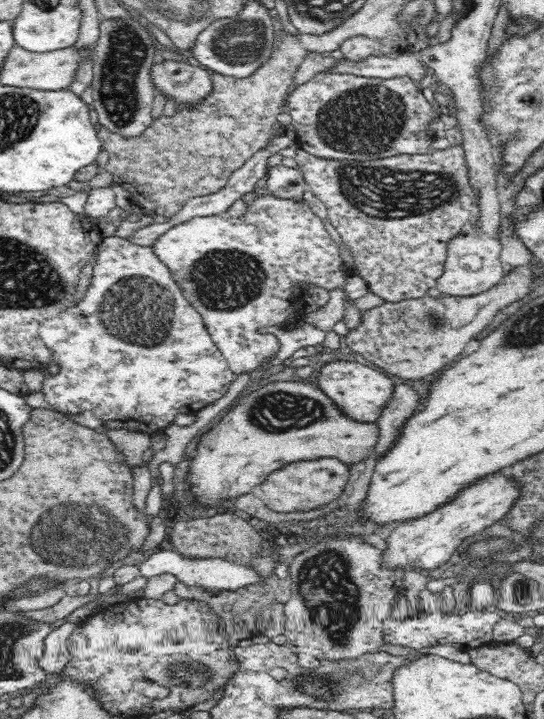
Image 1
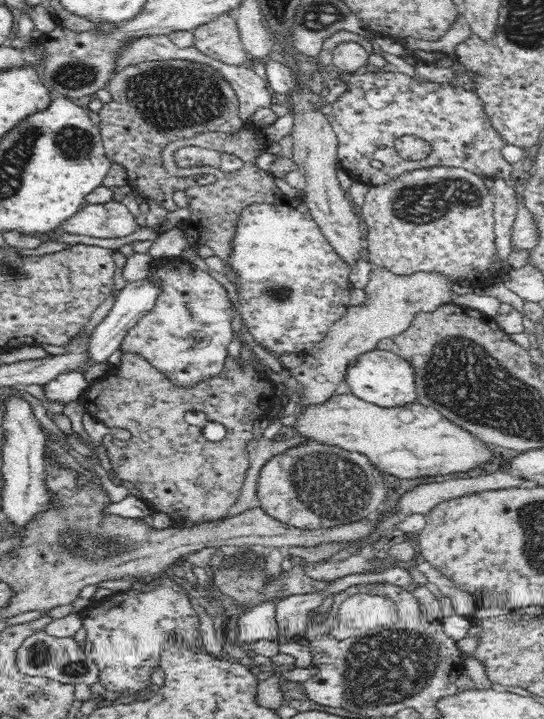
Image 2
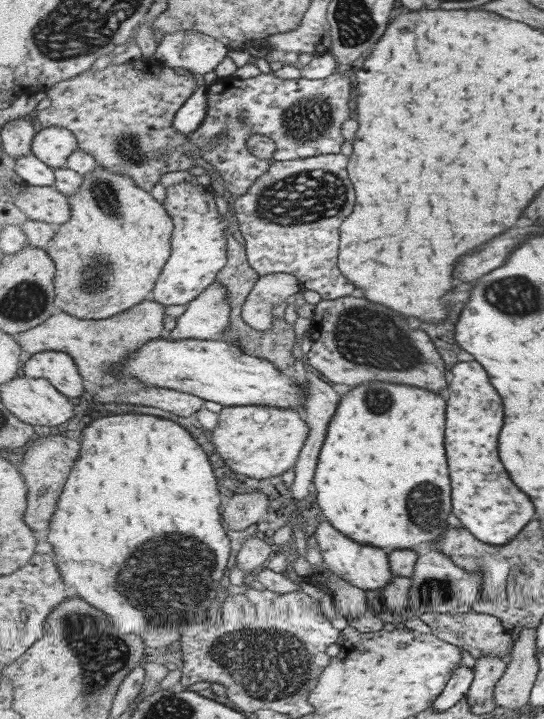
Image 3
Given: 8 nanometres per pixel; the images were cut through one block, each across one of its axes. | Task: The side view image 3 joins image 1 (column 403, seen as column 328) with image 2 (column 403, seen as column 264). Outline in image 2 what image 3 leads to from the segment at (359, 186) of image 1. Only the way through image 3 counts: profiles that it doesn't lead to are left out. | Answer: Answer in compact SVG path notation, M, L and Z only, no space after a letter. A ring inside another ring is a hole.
M422 168L382 186L370 185L358 210L367 227L365 238L368 249L365 257L394 274L412 276L427 272L443 276L451 283L471 282L473 288L486 288L494 282L504 283L504 276L510 271L507 258L498 251L497 233L494 232L494 201L487 189L487 181L463 168Z

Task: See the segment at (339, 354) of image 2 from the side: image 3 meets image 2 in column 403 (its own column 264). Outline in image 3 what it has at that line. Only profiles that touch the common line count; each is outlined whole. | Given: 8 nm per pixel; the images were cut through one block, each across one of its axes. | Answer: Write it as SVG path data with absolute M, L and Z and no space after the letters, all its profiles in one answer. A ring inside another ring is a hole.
M273 273L260 276L242 308L243 320L261 332L273 328L275 309L279 304L303 290L297 276L289 273Z

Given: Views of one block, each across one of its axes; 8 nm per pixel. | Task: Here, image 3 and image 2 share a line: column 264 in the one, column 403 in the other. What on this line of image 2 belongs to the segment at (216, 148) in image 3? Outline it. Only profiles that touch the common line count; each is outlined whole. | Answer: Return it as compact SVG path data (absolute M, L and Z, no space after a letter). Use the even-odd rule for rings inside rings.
M375 69L360 75L343 73L340 78L348 85L348 89L326 109L325 116L337 137L338 166L350 169L355 181L369 186L382 186L415 170L438 166L463 168L487 182L512 178L514 166L502 156L502 148L508 144L501 132L494 127L489 114L485 112L485 101L476 91L466 90L456 83L437 83L410 77L393 69L384 72ZM405 134L416 134L430 142L432 152L428 158L409 161L399 155L394 142Z

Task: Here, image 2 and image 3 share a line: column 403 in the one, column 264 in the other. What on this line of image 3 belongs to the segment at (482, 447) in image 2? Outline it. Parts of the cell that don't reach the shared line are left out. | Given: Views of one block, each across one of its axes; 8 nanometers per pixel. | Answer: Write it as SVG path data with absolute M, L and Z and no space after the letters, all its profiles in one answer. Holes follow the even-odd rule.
M241 405L224 407L216 418L218 425L212 430L212 443L218 454L223 458L225 464L237 474L256 479L268 479L281 476L295 468L299 454L309 438L309 424L301 418L299 412L289 408L277 408L273 406Z

